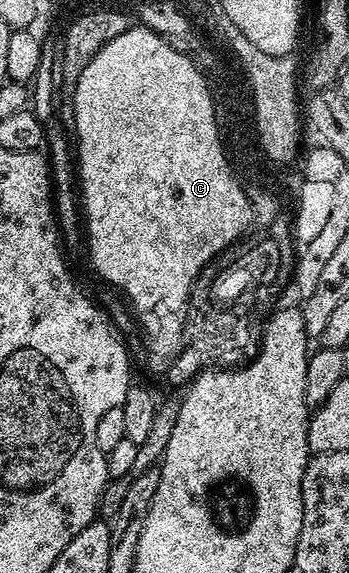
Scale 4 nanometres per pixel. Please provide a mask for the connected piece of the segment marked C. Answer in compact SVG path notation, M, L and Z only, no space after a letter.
M135 24L127 32L115 36L115 40L107 43L91 59L87 68L83 68L73 97L77 137L75 166L79 171L79 198L83 203L83 222L87 227L89 258L109 286L119 282L125 290L132 293L132 298L138 298L145 306L179 301L183 297L183 288L188 287L197 266L203 266L205 258L209 256L220 255L224 246L231 245L244 230L250 229L252 220L251 208L245 209L245 197L241 195L241 190L237 190L237 182L233 182L231 178L229 186L229 170L221 170L221 152L213 154L213 126L205 126L205 85L197 82L197 74L192 74L196 68L198 63L190 55L179 53L146 26Z

